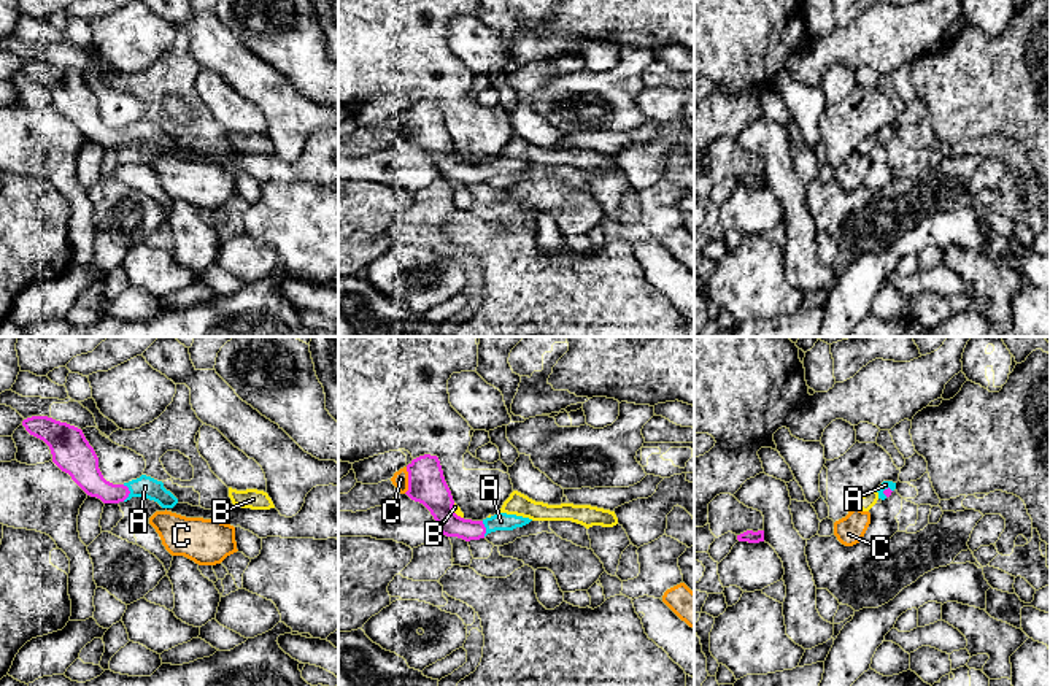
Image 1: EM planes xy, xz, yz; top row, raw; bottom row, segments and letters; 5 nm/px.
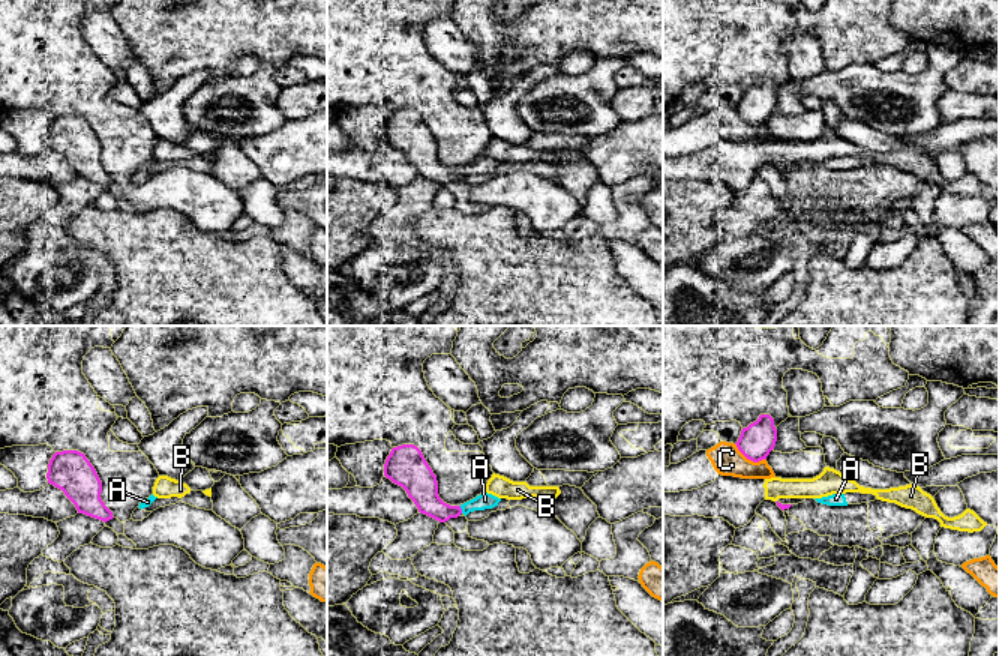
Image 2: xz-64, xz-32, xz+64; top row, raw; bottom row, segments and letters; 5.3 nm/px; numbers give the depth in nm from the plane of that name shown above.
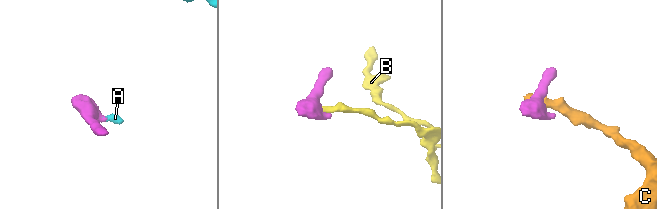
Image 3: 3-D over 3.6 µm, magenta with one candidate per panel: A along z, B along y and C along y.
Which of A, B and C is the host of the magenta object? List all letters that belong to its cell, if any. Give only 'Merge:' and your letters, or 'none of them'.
Merge: A

